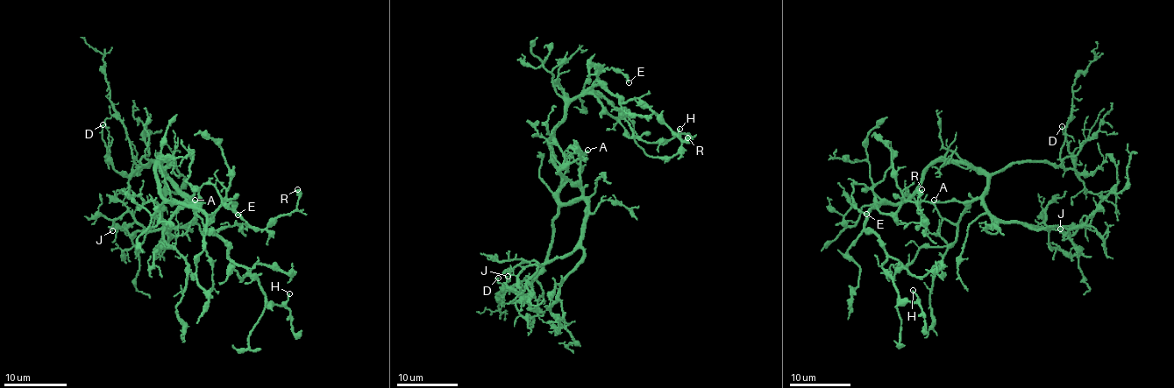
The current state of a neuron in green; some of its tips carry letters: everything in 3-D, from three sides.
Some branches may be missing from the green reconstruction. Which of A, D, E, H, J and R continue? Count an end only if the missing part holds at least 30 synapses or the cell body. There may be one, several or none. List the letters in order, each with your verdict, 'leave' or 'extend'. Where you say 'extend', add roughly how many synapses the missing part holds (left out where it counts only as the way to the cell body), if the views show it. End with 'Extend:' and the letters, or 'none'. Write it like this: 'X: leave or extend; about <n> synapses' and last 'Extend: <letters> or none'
A: extend
D: leave
E: leave
H: leave
J: leave
R: leave
Extend: A

